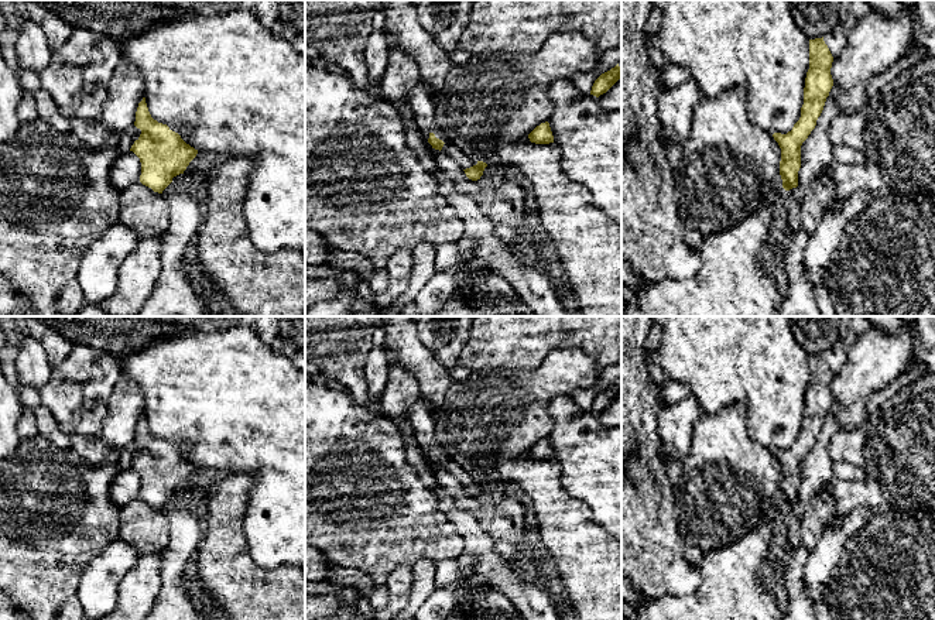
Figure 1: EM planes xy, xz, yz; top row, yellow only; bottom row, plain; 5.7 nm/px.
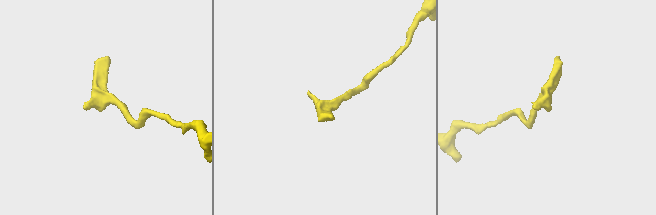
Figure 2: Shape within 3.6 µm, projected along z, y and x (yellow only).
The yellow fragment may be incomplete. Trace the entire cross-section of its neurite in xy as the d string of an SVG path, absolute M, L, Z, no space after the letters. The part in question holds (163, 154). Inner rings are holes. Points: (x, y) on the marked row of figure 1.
M145 97L138 103L134 126L141 130L141 134L130 151L141 162L140 182L154 192L162 193L174 177L184 174L198 150L186 144L167 124L154 120Z

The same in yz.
M840 0L840 24L825 37L809 40L809 69L805 78L801 117L787 134L773 134L781 148L780 175L785 191L798 186L801 145L815 129L833 86L832 62L845 49L857 21L870 10L867 0Z

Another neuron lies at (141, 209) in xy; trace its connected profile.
M136 182L120 191L119 201L119 222L140 237L162 236L168 230L169 206L161 193Z

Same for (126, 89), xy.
M120 62L107 86L107 97L102 109L102 124L121 136L134 124L138 103L144 97L141 73L131 65Z

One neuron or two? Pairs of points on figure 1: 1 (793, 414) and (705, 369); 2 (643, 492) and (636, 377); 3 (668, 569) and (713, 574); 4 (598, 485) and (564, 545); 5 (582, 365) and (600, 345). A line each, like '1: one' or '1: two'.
1: one
2: one
3: two
4: two
5: two

